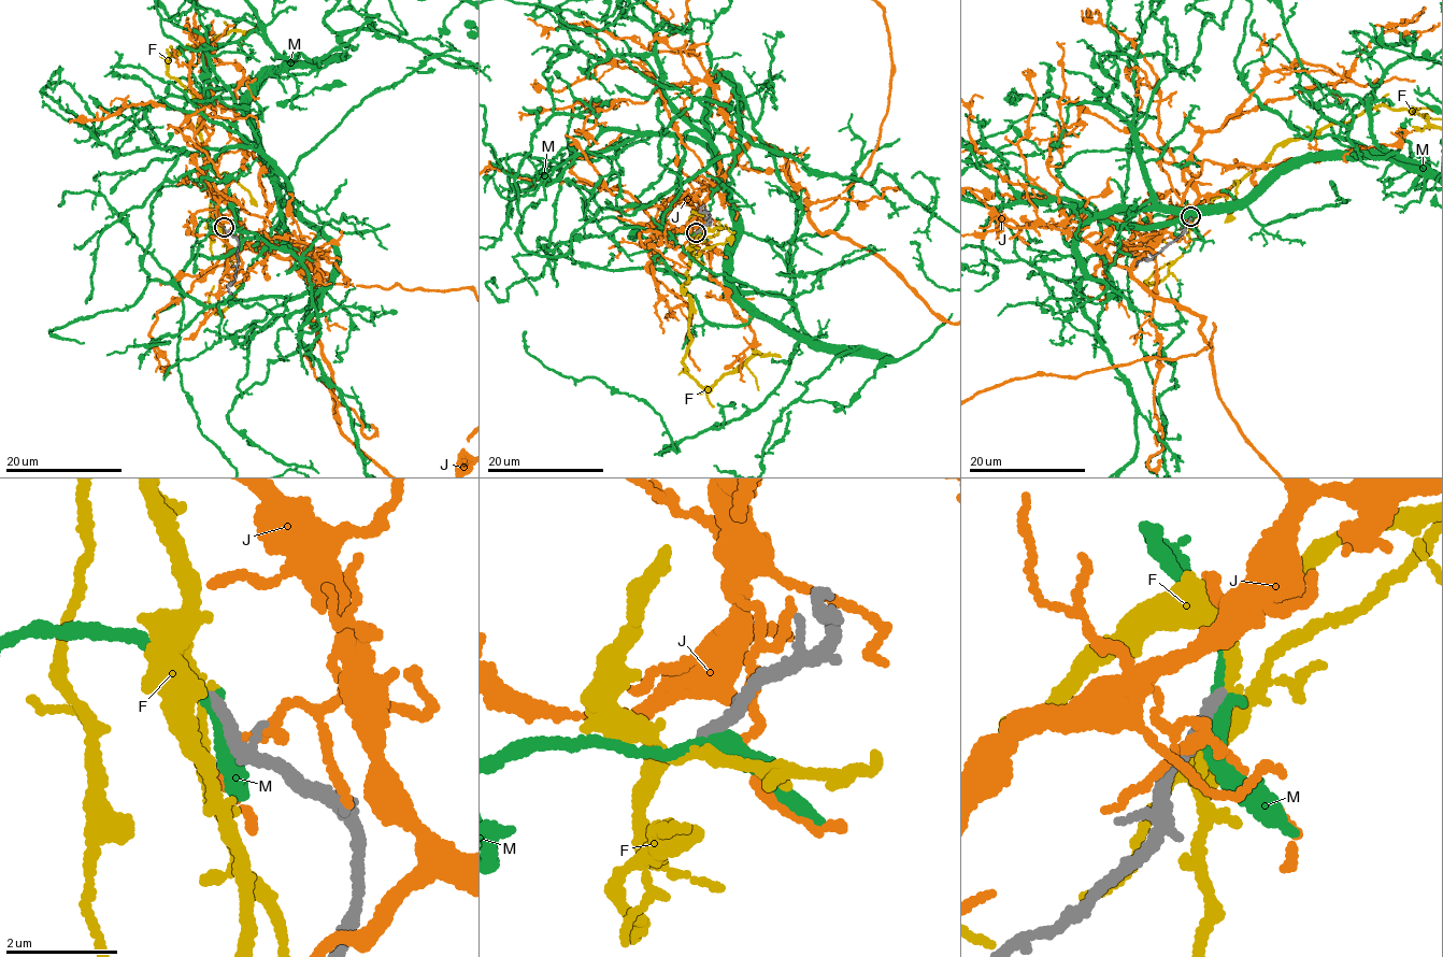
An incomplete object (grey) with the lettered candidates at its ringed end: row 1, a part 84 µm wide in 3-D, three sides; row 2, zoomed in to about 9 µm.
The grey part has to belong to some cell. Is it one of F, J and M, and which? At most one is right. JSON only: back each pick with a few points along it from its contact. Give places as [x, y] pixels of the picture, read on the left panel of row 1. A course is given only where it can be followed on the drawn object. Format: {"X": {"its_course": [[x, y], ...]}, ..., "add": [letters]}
{"add": []}

